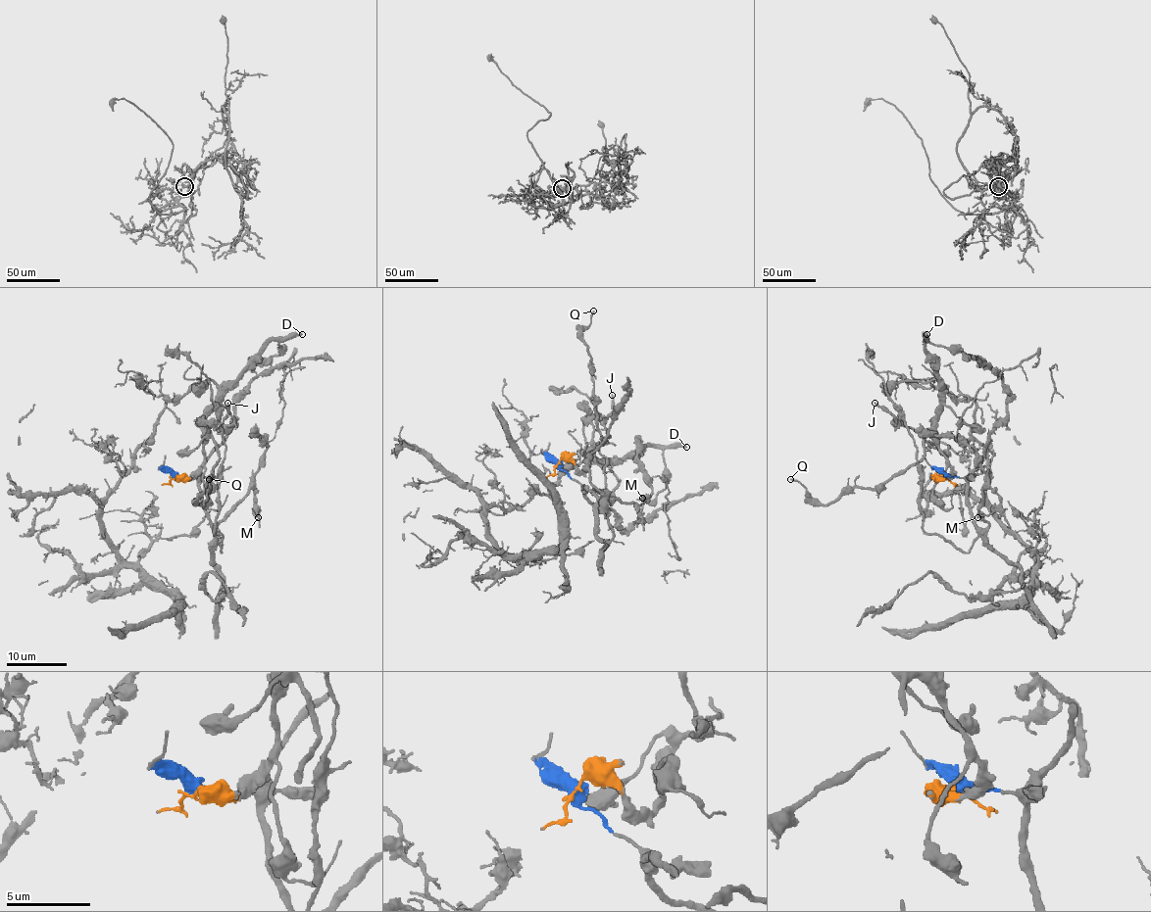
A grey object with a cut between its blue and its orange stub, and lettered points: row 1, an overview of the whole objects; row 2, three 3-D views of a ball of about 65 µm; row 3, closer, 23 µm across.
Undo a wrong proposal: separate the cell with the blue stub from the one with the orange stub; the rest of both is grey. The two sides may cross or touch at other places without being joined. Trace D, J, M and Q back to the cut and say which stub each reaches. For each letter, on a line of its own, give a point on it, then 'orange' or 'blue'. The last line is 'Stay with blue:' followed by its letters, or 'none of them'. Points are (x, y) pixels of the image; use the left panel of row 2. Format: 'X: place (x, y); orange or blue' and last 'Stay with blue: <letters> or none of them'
D: place (302, 334); orange
J: place (227, 403); orange
M: place (258, 517); blue
Q: place (209, 479); orange
Stay with blue: M

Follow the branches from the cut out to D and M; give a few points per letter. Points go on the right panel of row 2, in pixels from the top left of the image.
D: (944, 478), (939, 478), (945, 478), (952, 466), (938, 444), (936, 361), (925, 350), (927, 334)
M: (944, 477), (967, 481), (978, 527), (988, 522), (981, 491), (998, 497), (977, 518)

